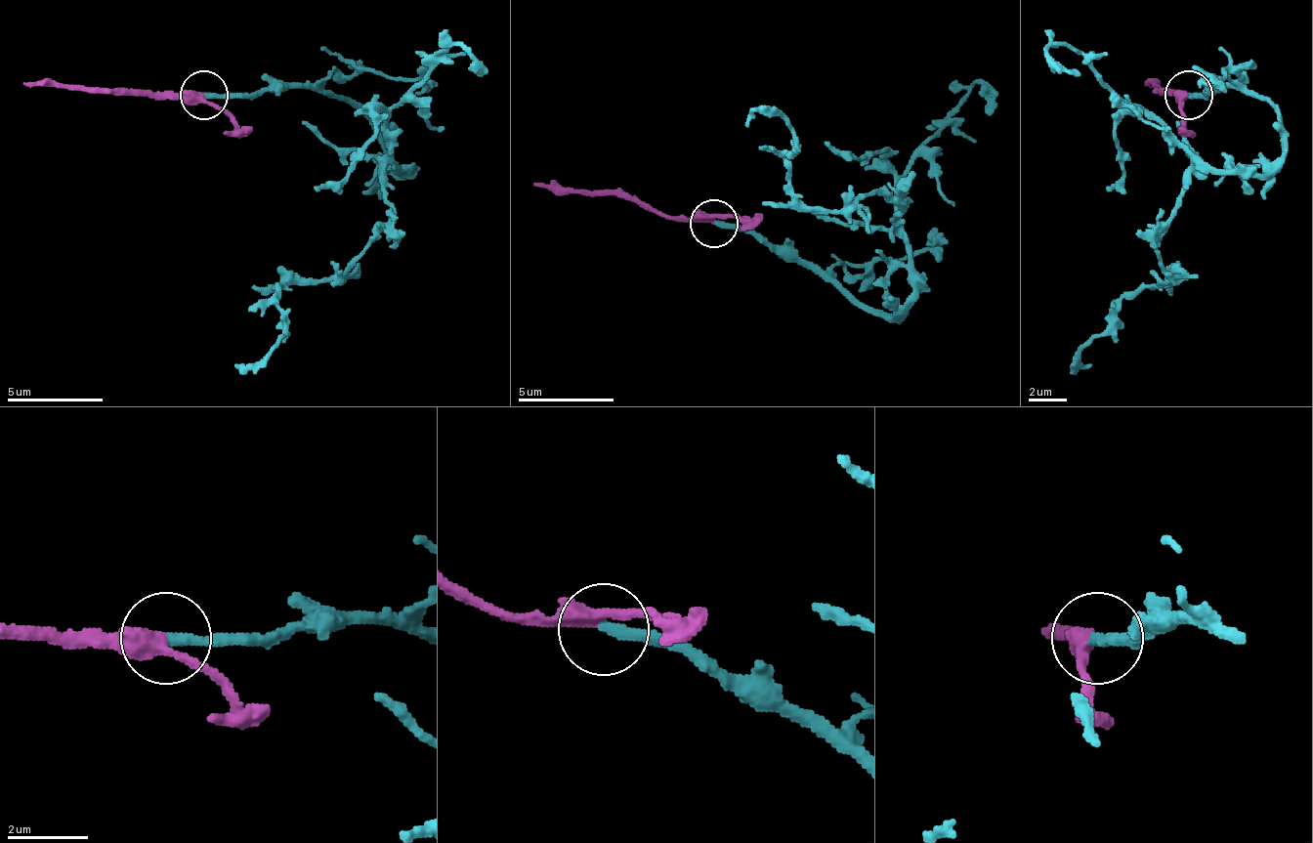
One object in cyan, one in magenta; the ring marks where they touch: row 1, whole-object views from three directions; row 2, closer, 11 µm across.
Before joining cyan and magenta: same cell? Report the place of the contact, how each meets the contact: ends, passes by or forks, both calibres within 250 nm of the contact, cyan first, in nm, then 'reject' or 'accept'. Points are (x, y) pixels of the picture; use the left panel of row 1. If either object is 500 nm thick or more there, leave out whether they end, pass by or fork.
(203, 95) | cyan ends | magenta passes by | 280/320 nm | accept

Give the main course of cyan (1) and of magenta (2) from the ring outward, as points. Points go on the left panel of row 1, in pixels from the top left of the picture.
1: (204, 96), (324, 86), (402, 173), (372, 240), (281, 288), (281, 336), (233, 365)
2: (204, 96), (156, 96), (21, 82)

